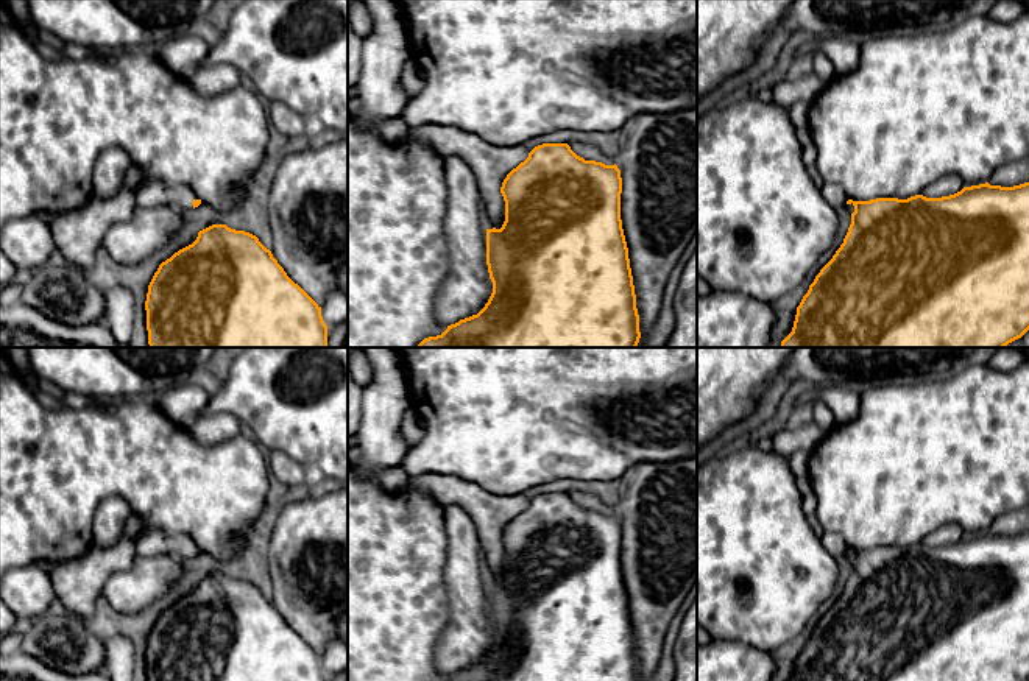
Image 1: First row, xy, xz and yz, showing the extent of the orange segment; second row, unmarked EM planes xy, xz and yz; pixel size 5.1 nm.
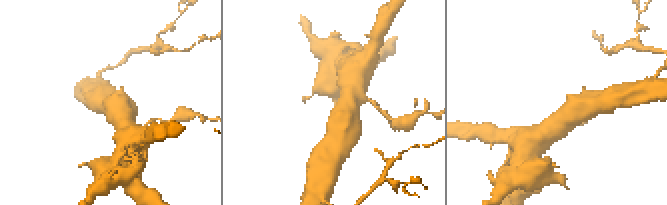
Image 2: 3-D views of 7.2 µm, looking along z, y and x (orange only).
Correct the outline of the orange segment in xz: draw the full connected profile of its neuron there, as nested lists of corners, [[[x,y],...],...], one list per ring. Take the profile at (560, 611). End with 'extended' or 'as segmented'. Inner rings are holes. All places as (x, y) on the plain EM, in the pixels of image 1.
[[[543,492],[535,496],[529,506],[507,524],[500,542],[505,550],[505,570],[500,578],[486,578],[486,614],[493,642],[477,664],[447,675],[444,681],[639,681],[636,644],[621,569],[622,527],[617,514],[585,510],[568,492]]]; as segmented

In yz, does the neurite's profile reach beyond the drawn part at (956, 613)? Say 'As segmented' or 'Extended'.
Extended

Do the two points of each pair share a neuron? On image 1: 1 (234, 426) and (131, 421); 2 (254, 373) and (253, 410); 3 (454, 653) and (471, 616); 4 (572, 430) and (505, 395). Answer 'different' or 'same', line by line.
1: different
2: same
3: same
4: same

